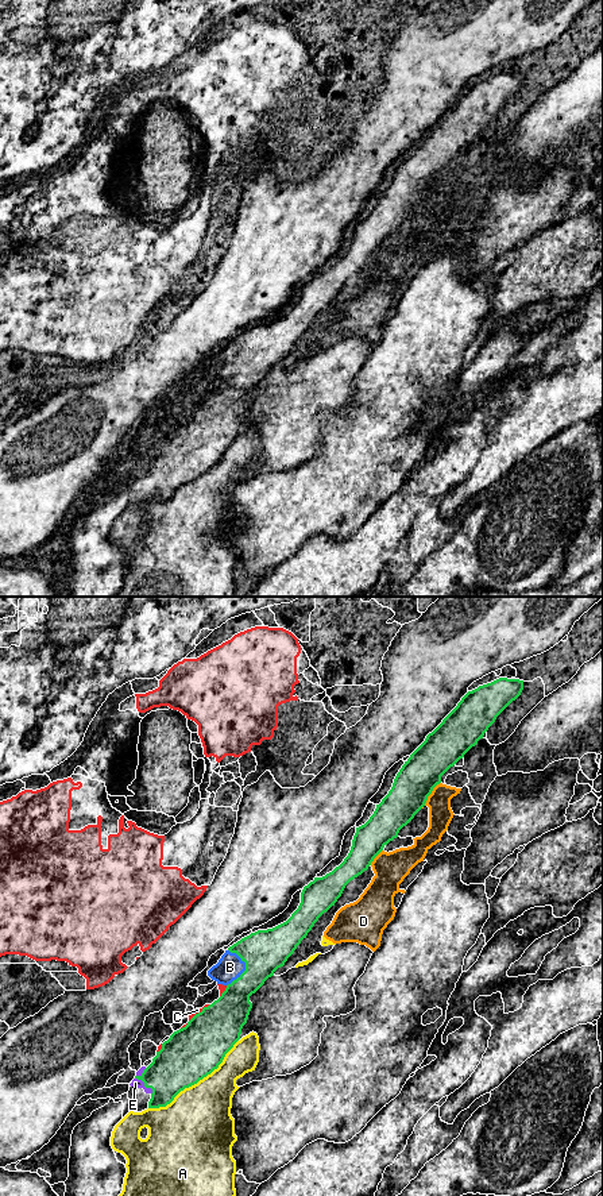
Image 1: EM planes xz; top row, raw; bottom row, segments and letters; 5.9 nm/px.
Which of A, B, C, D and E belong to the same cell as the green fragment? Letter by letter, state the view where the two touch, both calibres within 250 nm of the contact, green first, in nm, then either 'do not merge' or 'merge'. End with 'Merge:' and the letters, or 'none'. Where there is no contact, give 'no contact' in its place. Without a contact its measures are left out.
A: meets green in xz; 320 nm thick on the green side, 420 nm on the other; do not merge
B: meets green in xz; 260 nm thick on the green side, 160 nm on the other; merge
C: meets green in xz; 320 nm thick on the green side, 30 nm on the other; do not merge
D: meets green in xz; 240 nm thick on the green side, 140 nm on the other; do not merge
E: meets green in xz; 300 nm thick on the green side, 50 nm on the other; merge
Merge: B, E

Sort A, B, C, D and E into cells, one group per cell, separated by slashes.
A / B E / C / D

